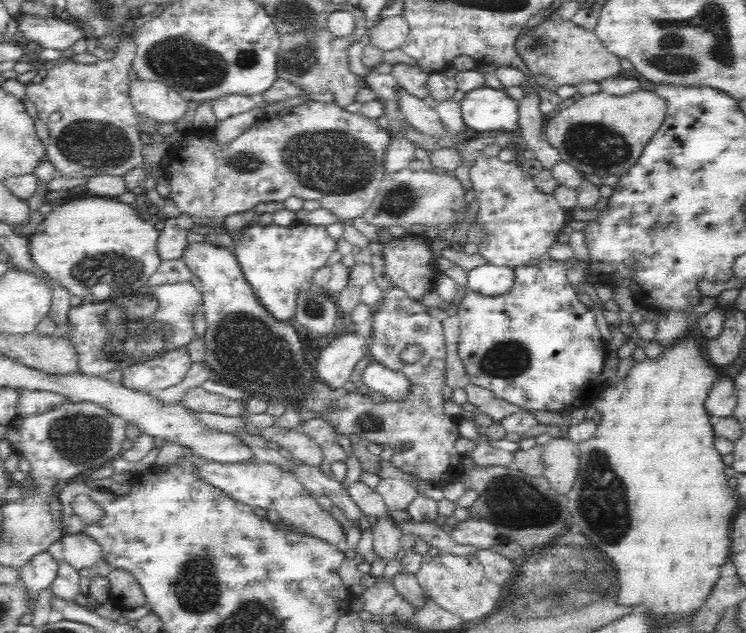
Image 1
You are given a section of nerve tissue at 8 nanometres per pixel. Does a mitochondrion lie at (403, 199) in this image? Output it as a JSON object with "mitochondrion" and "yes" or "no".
{"mitochondrion":"yes"}

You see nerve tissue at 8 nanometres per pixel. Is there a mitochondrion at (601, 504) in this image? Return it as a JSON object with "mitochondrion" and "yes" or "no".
{"mitochondrion":"yes"}

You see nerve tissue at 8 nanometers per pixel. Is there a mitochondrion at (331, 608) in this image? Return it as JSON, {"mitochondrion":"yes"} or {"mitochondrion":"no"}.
{"mitochondrion":"no"}

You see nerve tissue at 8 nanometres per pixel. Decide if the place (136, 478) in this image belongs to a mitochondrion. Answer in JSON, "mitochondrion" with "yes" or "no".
{"mitochondrion":"no"}

